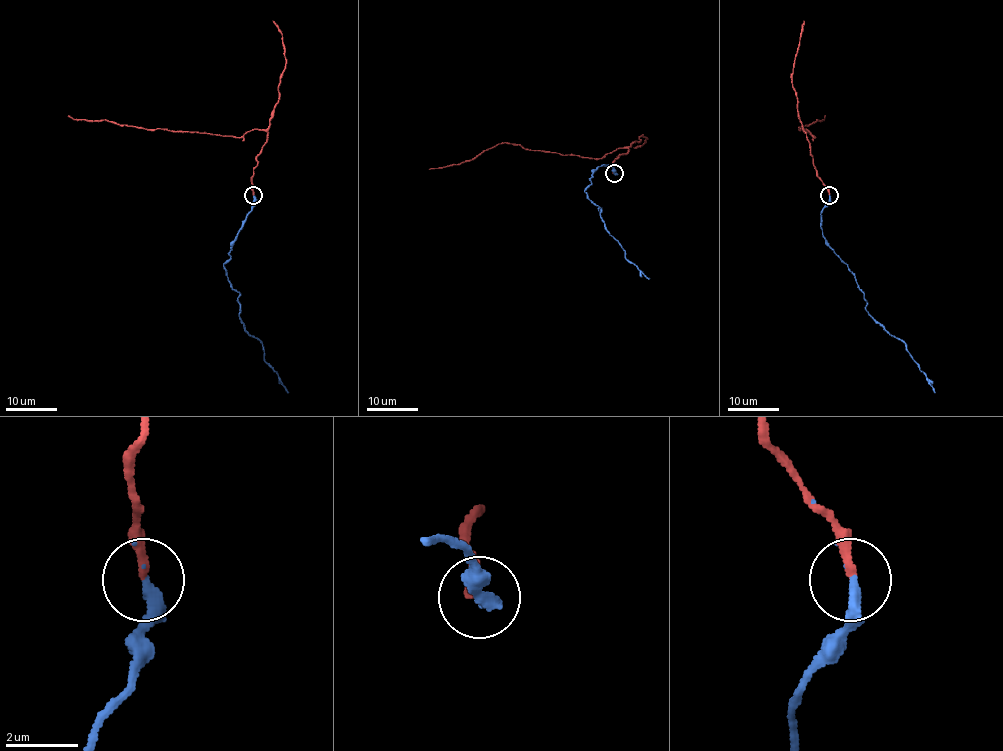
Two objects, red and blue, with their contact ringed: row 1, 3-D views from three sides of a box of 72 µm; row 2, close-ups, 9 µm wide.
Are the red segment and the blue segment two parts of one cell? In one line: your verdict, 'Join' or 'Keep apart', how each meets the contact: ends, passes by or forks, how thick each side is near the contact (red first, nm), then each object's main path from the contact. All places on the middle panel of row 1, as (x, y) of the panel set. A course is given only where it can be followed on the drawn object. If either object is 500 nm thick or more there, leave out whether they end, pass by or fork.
Join. At the ring red ends. At the ring blue ends. Thickness 240 nm (red) against 320 nm. Course of red: (614, 173), (614, 160), (628, 150), (625, 148), (602, 158), (583, 158), (504, 143), (468, 160), (428, 169). Course of blue: (614, 173), (609, 164), (602, 164), (584, 191), (601, 208), (604, 227), (624, 250), (625, 258), (650, 278)

